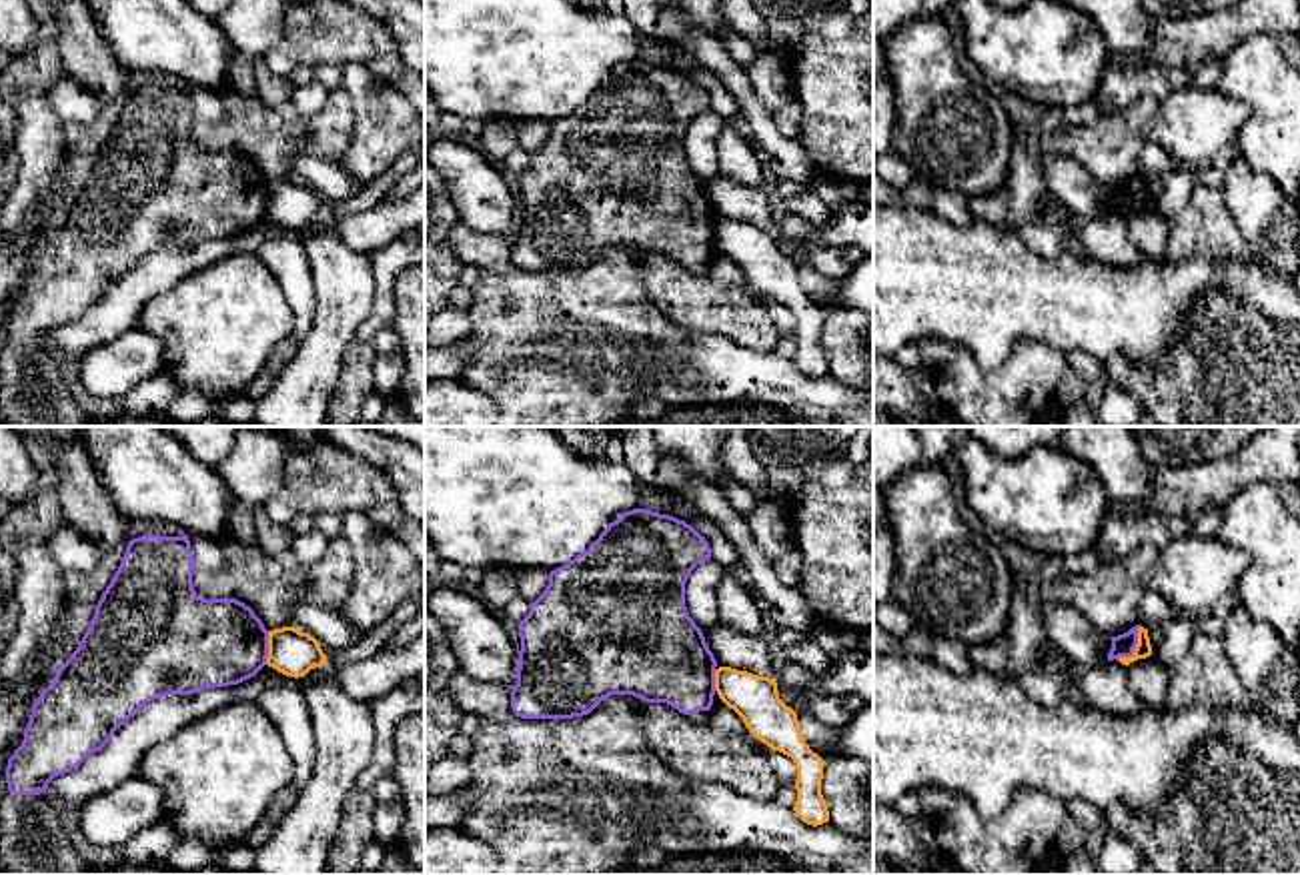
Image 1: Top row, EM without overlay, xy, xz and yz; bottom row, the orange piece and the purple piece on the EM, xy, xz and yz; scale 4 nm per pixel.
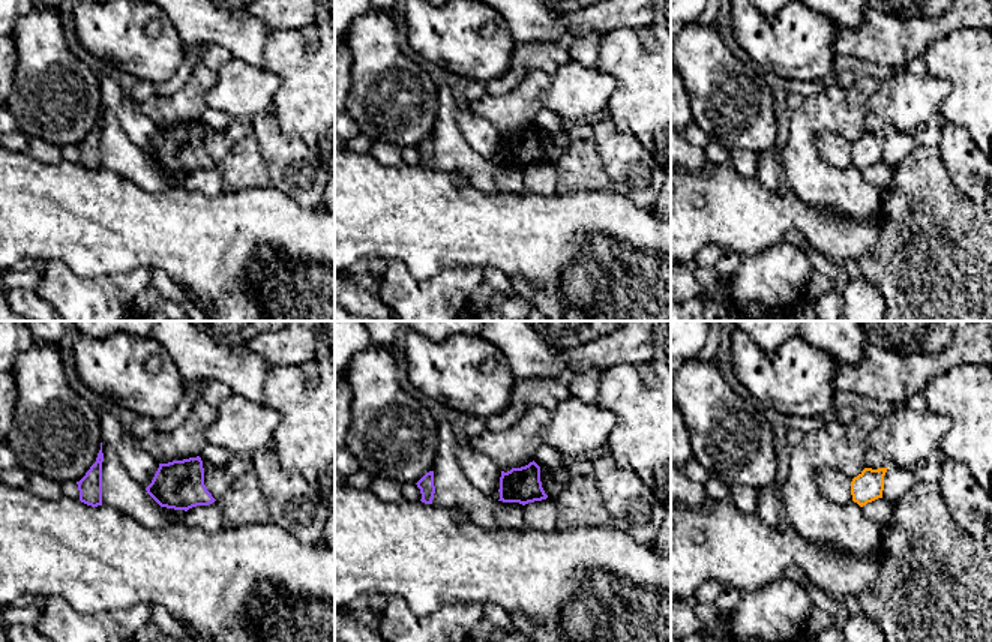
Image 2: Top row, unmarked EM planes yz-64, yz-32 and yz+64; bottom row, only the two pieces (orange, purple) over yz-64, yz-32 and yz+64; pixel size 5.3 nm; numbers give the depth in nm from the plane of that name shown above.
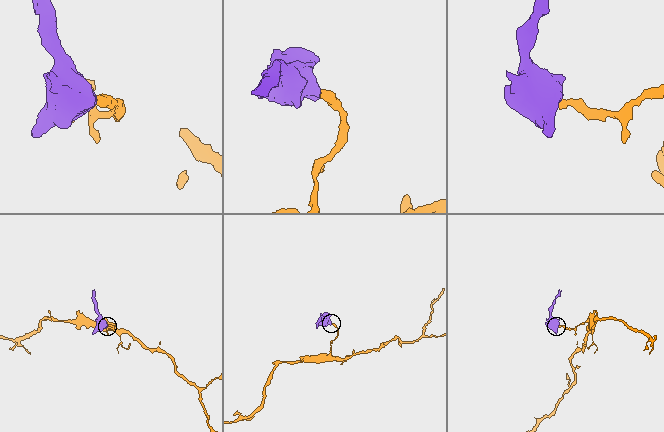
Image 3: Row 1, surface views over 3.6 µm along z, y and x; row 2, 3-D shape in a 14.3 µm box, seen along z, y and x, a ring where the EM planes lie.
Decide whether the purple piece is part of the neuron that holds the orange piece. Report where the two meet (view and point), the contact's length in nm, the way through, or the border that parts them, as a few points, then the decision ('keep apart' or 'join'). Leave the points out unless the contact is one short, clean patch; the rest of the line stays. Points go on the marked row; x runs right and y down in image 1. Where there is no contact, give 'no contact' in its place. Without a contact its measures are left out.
meets orange in yz at (1136, 647); contact 170 nm long; keep apart

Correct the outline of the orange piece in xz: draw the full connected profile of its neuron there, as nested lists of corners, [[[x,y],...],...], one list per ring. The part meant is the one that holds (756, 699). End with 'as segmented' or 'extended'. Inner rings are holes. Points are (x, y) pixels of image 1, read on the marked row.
[[[731,667],[715,671],[715,691],[761,743],[793,759],[797,767],[795,815],[807,825],[823,825],[829,811],[821,795],[823,759],[809,749],[797,713],[777,693],[777,683]]]; as segmented

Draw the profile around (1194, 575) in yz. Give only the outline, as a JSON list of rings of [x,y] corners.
[[[1188,529],[1160,549],[1144,587],[1164,599],[1176,617],[1192,619],[1234,601],[1248,565],[1246,551]]]

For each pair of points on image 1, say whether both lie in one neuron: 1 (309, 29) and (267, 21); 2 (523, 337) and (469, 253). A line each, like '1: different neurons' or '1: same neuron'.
1: different neurons
2: different neurons

